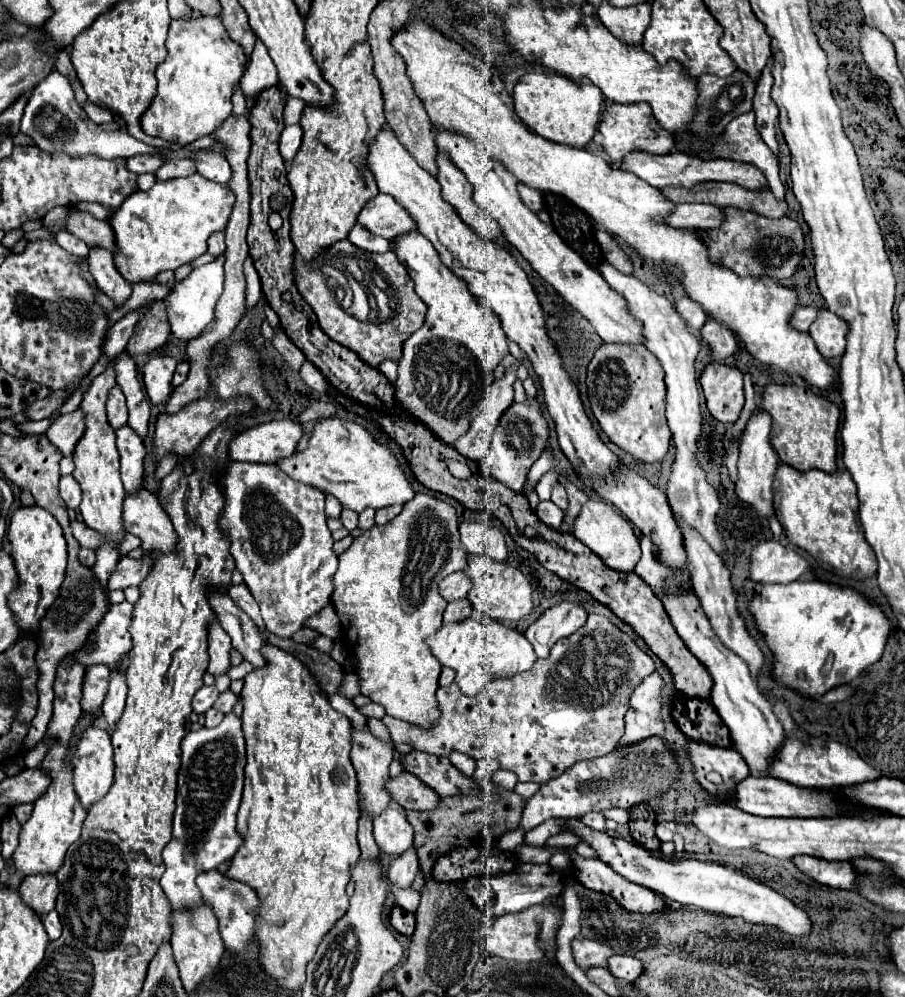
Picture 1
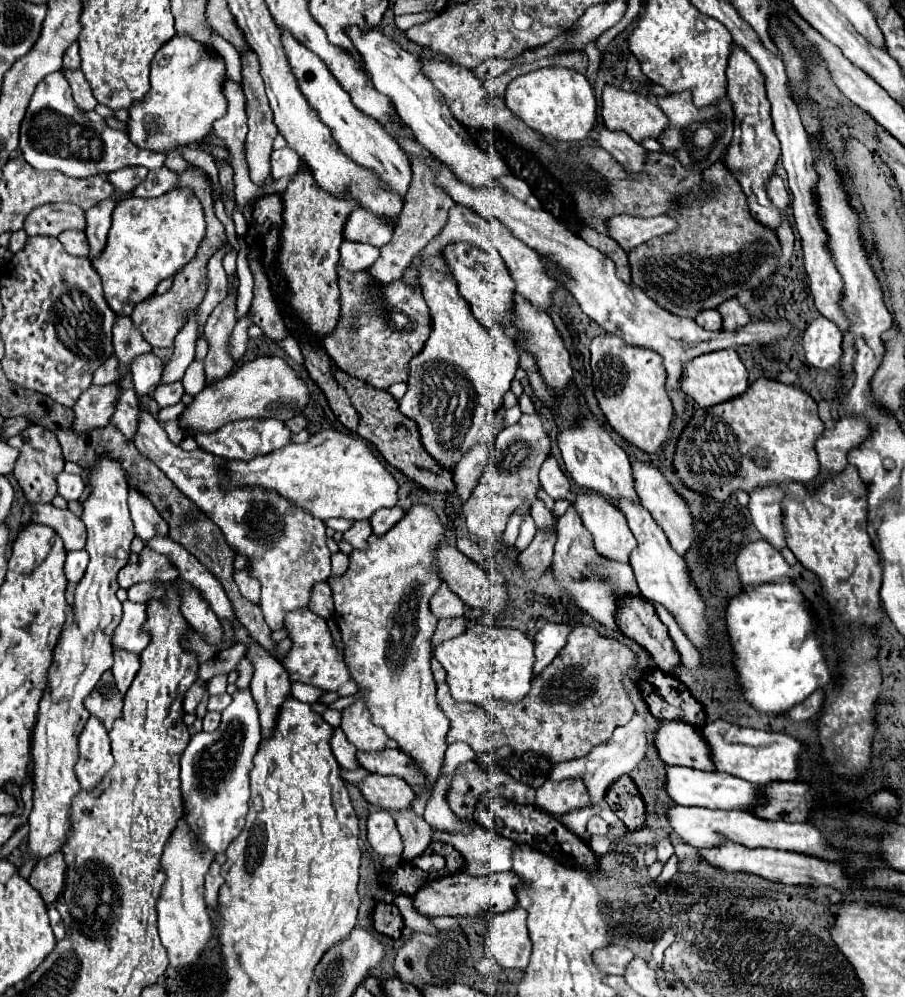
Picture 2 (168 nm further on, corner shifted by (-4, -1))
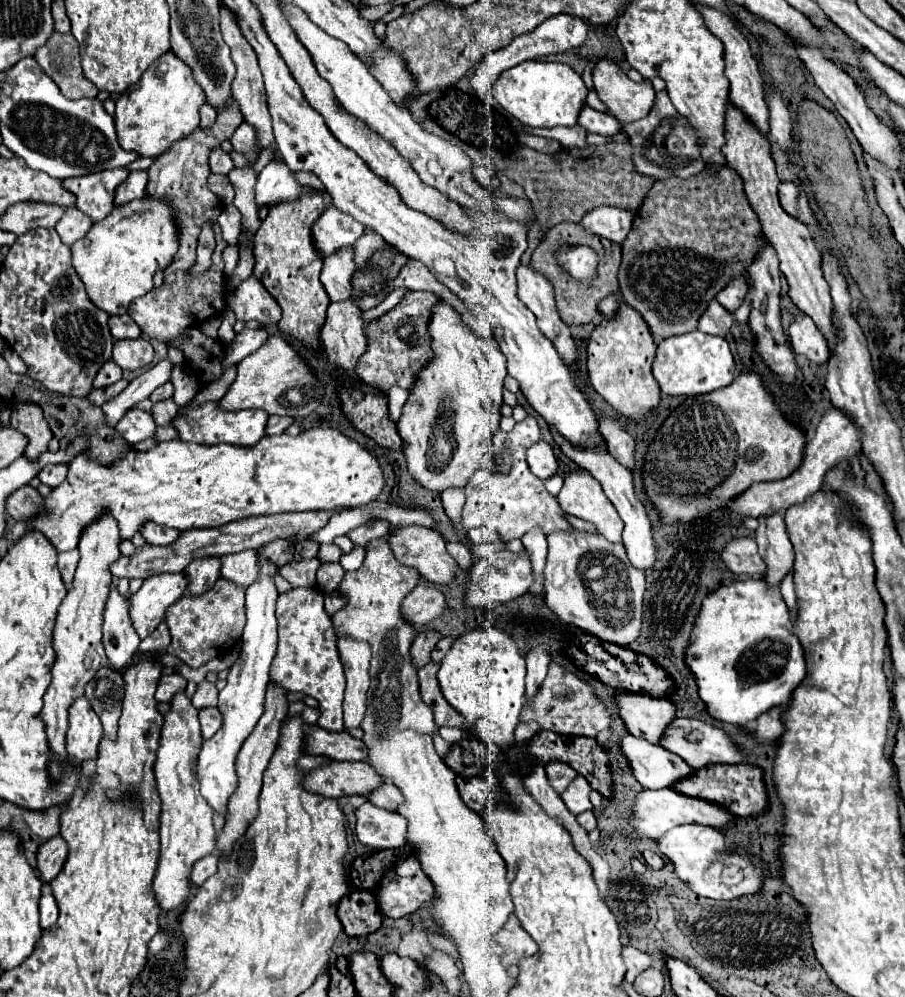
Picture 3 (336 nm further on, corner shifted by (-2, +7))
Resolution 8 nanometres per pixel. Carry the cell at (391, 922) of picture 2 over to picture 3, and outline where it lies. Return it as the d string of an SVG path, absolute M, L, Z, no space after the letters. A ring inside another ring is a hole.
M369 891L347 893L341 899L341 905L337 905L337 917L349 937L369 935L381 927L381 913L375 895Z

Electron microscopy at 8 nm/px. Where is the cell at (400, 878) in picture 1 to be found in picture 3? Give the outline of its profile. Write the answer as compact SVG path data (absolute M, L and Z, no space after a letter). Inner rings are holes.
M383 779L381 783L383 783L381 787L373 789L371 793L367 793L367 801L373 803L373 805L377 805L377 807L395 811L397 805L403 801L403 795L401 795L401 791L399 791L393 783L389 783L389 781L385 781L385 779Z

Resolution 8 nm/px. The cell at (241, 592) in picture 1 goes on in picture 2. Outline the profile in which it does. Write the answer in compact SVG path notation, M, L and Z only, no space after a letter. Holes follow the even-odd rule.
M247 569L235 573L233 579L235 579L235 583L237 583L241 595L243 595L247 601L259 603L259 591L261 591L261 585L259 585L259 581L255 581L253 577L247 575Z

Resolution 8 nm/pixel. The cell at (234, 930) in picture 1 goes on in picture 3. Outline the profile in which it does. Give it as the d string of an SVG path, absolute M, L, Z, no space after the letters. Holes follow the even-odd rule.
M207 855L203 859L199 859L193 869L191 869L191 883L195 883L197 887L203 885L211 875L217 873L217 857L215 855Z

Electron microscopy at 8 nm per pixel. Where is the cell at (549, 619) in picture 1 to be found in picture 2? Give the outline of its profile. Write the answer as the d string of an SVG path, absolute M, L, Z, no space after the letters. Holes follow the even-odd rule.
M545 623L537 635L535 635L535 667L533 667L533 673L539 675L553 659L555 655L563 649L565 641L567 641L567 635L571 633L571 625L569 623Z

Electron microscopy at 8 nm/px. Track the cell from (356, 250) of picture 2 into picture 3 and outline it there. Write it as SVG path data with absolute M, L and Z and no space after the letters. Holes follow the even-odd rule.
M349 247L325 259L325 265L321 269L321 285L325 285L331 303L345 301L353 295L349 277L351 273L353 273L353 251Z

